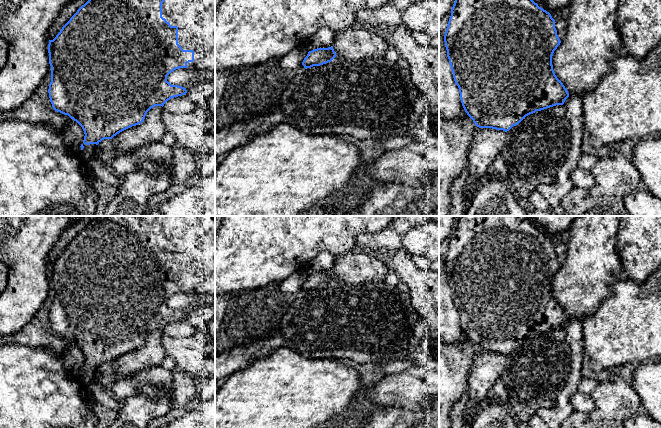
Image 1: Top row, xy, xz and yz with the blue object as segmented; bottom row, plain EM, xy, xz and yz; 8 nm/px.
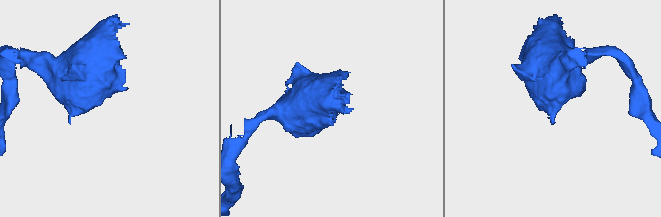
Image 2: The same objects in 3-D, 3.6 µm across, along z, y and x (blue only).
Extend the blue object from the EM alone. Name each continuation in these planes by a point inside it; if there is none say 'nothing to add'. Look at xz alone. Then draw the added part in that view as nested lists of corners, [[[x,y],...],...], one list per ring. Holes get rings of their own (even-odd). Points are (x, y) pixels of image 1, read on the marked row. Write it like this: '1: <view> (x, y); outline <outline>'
nothing to add

